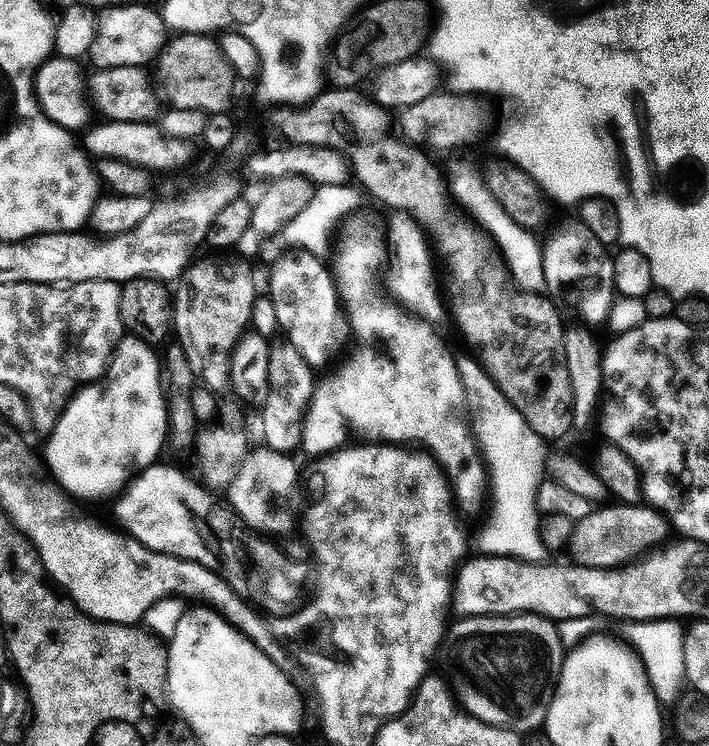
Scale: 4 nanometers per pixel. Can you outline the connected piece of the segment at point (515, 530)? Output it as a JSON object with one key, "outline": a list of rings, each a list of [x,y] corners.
{"outline":[[[499,390],[493,391],[493,396],[488,396],[480,404],[480,413],[474,416],[474,434],[478,439],[479,449],[486,461],[486,470],[492,474],[490,482],[490,508],[492,514],[480,532],[476,544],[485,556],[513,556],[516,560],[535,560],[544,562],[549,559],[548,548],[540,537],[540,516],[536,511],[536,488],[540,481],[545,479],[544,457],[546,455],[545,441],[522,418],[522,414]]]}

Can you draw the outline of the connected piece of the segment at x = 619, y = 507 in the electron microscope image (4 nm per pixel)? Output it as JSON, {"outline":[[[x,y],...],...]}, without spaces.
{"outline":[[[612,502],[609,508],[596,506],[590,514],[586,514],[586,518],[572,525],[571,559],[591,568],[619,568],[659,549],[669,539],[668,532],[668,517],[643,503]]]}

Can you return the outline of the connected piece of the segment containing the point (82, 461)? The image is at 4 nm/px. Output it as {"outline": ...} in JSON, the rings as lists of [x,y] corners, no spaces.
{"outline":[[[131,334],[121,336],[120,341],[116,343],[116,349],[112,351],[112,359],[110,367],[107,369],[106,375],[103,377],[102,385],[104,389],[101,390],[100,396],[88,396],[88,388],[81,386],[72,394],[71,400],[68,401],[67,406],[64,407],[63,413],[56,420],[55,429],[47,433],[48,436],[48,464],[46,460],[47,469],[55,478],[55,481],[60,484],[65,491],[76,494],[100,494],[108,490],[123,487],[125,482],[132,479],[133,475],[143,469],[148,468],[151,464],[157,463],[160,451],[164,448],[164,432],[166,436],[166,429],[169,427],[168,404],[166,403],[166,392],[160,389],[160,376],[162,380],[162,360],[156,357],[157,349],[153,345],[148,344],[145,340],[139,340],[138,337]]]}

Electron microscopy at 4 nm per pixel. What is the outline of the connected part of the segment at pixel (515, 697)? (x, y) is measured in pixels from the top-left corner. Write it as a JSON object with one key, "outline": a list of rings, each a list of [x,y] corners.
{"outline":[[[535,614],[465,615],[447,629],[446,644],[447,640],[453,658],[494,703],[501,704],[521,724],[521,729],[543,725],[566,655],[560,629],[553,621]]]}

